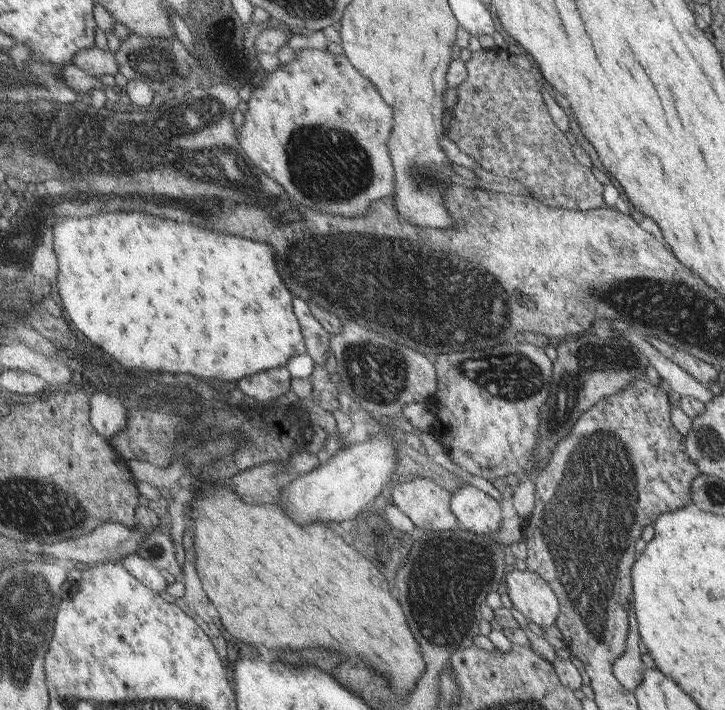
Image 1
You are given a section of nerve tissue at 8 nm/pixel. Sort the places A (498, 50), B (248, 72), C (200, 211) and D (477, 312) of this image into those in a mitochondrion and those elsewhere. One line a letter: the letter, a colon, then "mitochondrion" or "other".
A: other
B: mitochondrion
C: other
D: mitochondrion

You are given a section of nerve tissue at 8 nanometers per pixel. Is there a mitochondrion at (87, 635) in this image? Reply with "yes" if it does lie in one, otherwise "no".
no

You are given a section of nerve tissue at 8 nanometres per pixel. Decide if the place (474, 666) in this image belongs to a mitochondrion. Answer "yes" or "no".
no

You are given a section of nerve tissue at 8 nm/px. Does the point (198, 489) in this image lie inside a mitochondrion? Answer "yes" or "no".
no

